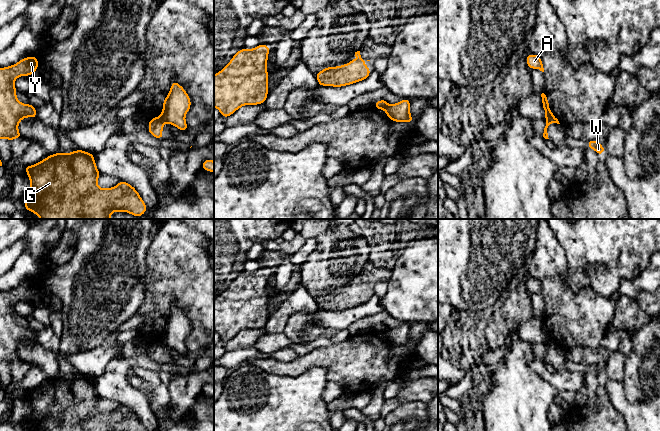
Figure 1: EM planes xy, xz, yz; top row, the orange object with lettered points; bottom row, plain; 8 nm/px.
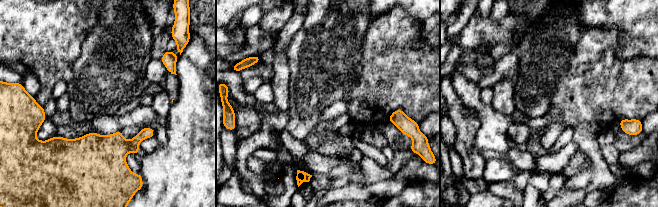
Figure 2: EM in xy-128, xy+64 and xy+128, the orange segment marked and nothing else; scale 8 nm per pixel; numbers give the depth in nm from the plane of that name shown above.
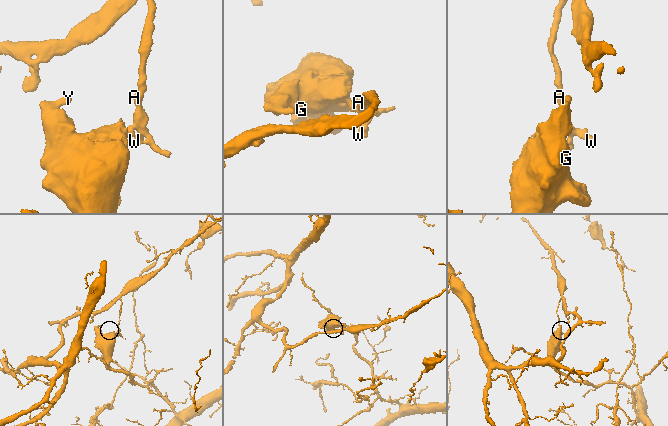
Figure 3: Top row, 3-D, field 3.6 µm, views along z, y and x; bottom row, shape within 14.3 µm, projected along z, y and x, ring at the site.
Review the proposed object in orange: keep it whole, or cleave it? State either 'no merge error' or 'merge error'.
merge error

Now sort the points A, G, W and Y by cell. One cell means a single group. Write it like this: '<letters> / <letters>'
A W / G Y

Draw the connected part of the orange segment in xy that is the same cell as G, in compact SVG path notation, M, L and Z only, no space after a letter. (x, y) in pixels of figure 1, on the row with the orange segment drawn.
M83 150L49 155L40 162L25 166L31 188L24 192L23 210L30 210L40 219L111 219L112 212L128 212L141 217L148 209L137 190L121 181L112 188L102 189L97 180L101 175L94 154Z

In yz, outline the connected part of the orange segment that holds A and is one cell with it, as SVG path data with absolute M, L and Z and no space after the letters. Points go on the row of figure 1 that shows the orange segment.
M527 54L526 62L527 62L527 66L530 69L539 69L540 71L544 72L544 68L540 56L535 54Z

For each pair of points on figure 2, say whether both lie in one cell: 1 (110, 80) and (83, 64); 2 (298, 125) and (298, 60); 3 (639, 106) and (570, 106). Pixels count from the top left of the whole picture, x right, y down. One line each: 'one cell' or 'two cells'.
1: one cell
2: one cell
3: one cell

